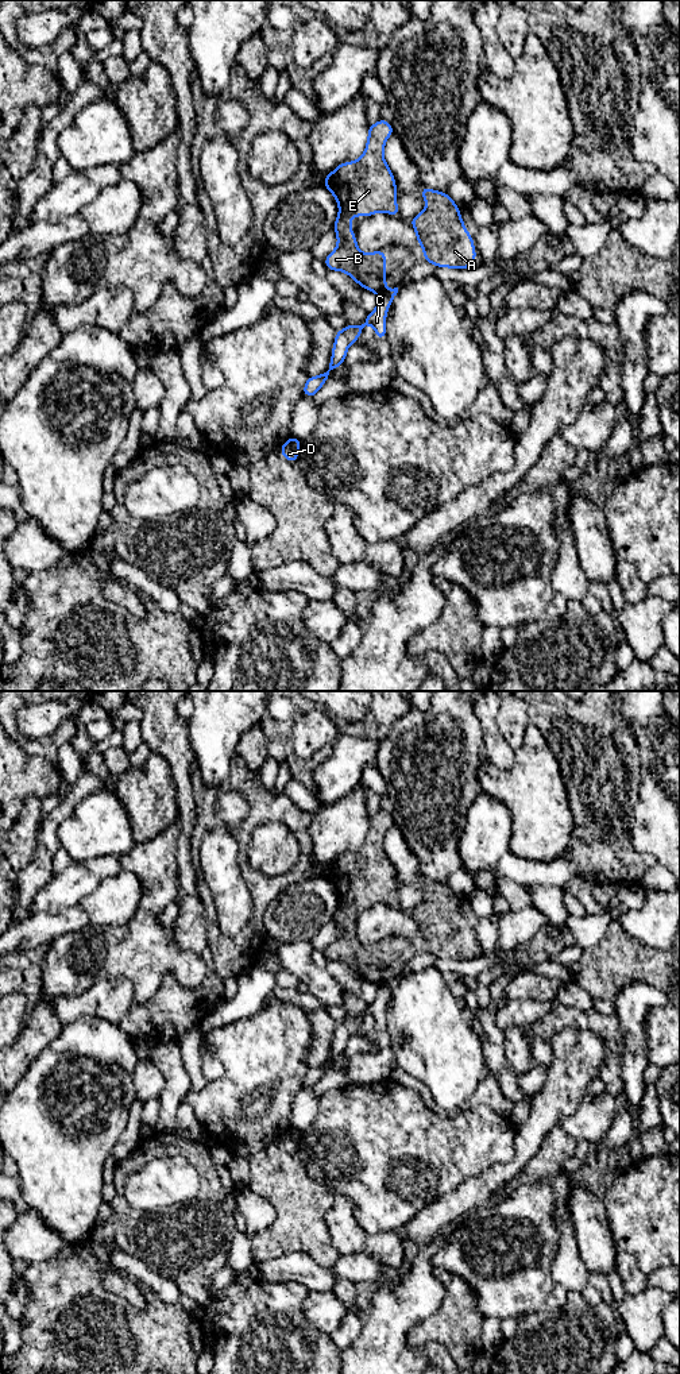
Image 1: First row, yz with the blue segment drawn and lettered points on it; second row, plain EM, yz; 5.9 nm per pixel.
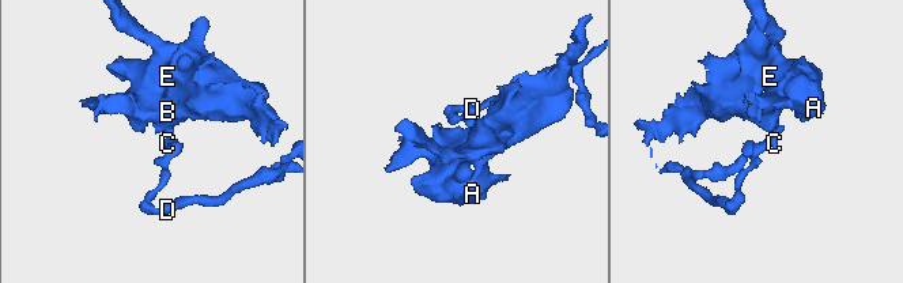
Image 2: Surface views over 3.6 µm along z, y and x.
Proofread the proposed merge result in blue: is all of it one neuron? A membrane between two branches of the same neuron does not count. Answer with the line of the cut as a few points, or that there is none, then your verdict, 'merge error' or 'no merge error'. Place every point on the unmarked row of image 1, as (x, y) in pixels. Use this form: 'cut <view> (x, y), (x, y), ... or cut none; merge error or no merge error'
cut yz (385, 980), (378, 987); merge error

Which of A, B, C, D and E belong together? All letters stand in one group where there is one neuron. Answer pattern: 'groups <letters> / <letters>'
groups A B E / C D

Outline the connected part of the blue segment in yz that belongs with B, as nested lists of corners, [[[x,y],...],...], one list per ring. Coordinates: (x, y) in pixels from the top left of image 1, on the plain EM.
[[[383,810],[370,817],[362,848],[355,853],[340,854],[322,875],[339,895],[333,916],[337,938],[324,954],[328,961],[347,964],[363,980],[378,987],[386,981],[386,945],[383,941],[370,945],[359,941],[351,908],[368,908],[376,903],[399,907],[395,869],[383,848],[385,834],[393,825],[391,814]]]

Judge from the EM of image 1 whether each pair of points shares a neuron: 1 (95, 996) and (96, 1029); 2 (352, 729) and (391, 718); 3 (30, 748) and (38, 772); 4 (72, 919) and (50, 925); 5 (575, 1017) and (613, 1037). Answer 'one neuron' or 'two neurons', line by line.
1: two neurons
2: one neuron
3: two neurons
4: one neuron
5: one neuron

